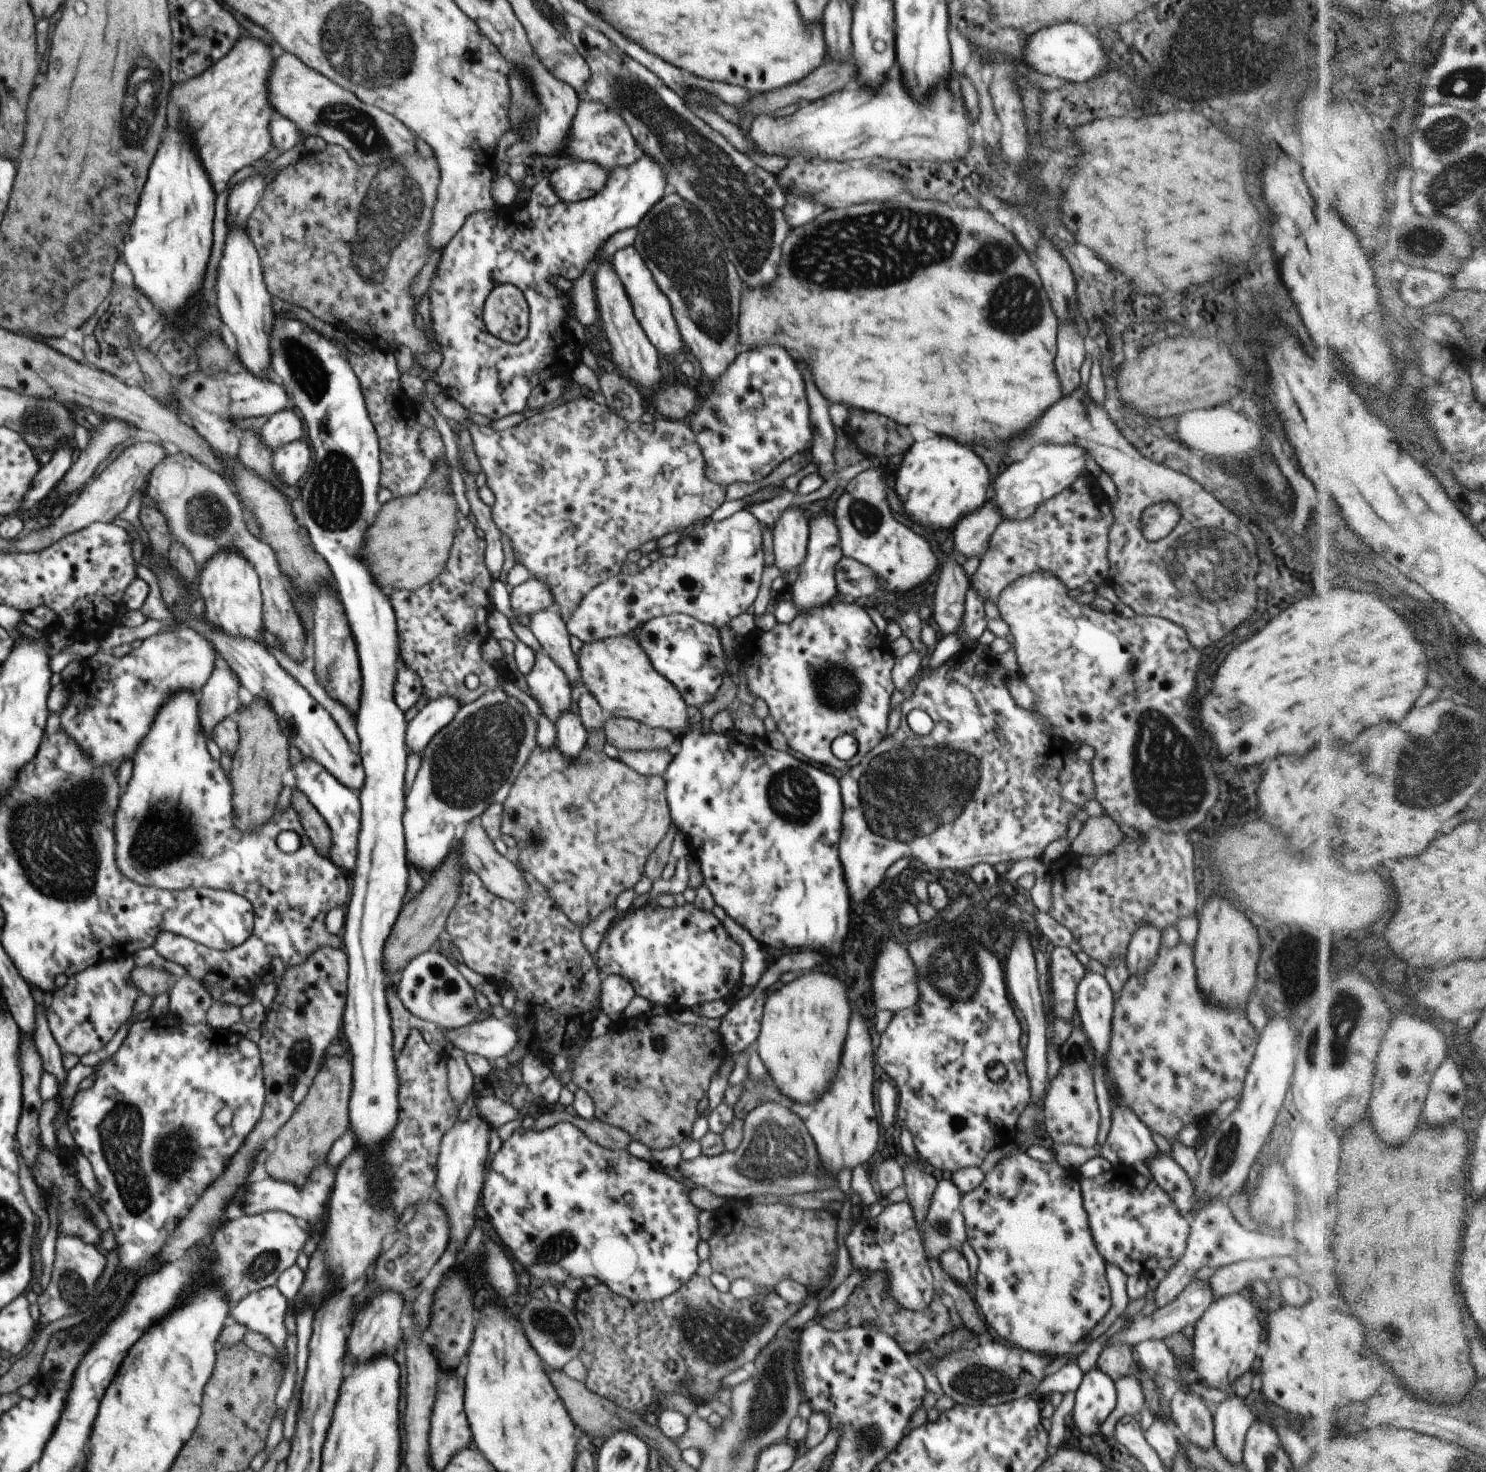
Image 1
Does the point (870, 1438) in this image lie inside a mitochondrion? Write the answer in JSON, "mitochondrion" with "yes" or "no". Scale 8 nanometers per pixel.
{"mitochondrion":"yes"}

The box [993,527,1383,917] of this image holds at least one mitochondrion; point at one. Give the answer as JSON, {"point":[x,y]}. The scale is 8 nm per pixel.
{"point":[1157,784]}

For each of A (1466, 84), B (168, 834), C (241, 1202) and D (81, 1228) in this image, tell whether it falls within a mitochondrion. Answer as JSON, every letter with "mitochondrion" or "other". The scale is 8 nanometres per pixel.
{"A":"mitochondrion","B":"mitochondrion","C":"other","D":"other"}

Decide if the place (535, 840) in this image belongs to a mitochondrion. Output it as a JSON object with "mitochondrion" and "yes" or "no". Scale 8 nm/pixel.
{"mitochondrion":"yes"}

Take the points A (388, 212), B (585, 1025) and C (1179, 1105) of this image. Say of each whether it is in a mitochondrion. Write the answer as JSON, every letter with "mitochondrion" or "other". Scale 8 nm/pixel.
{"A":"mitochondrion","B":"other","C":"other"}

